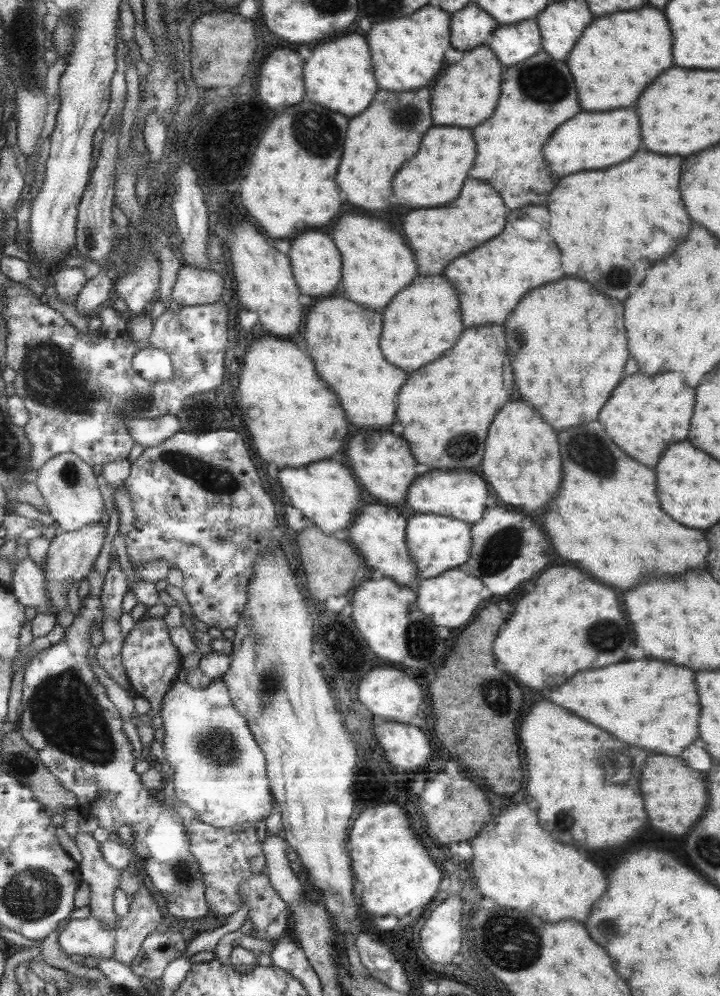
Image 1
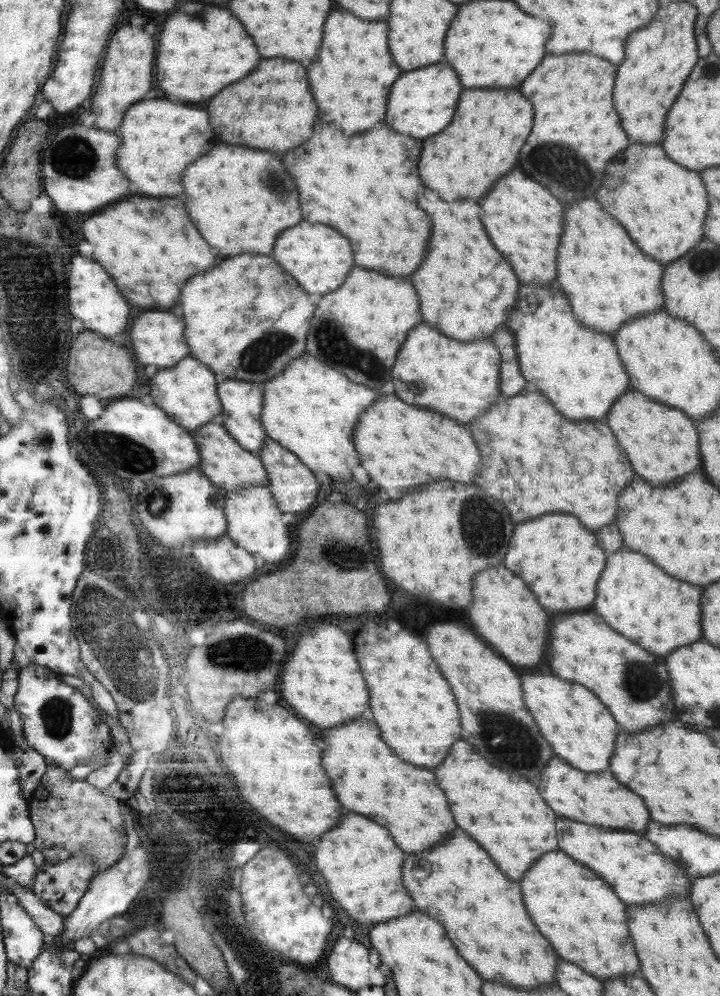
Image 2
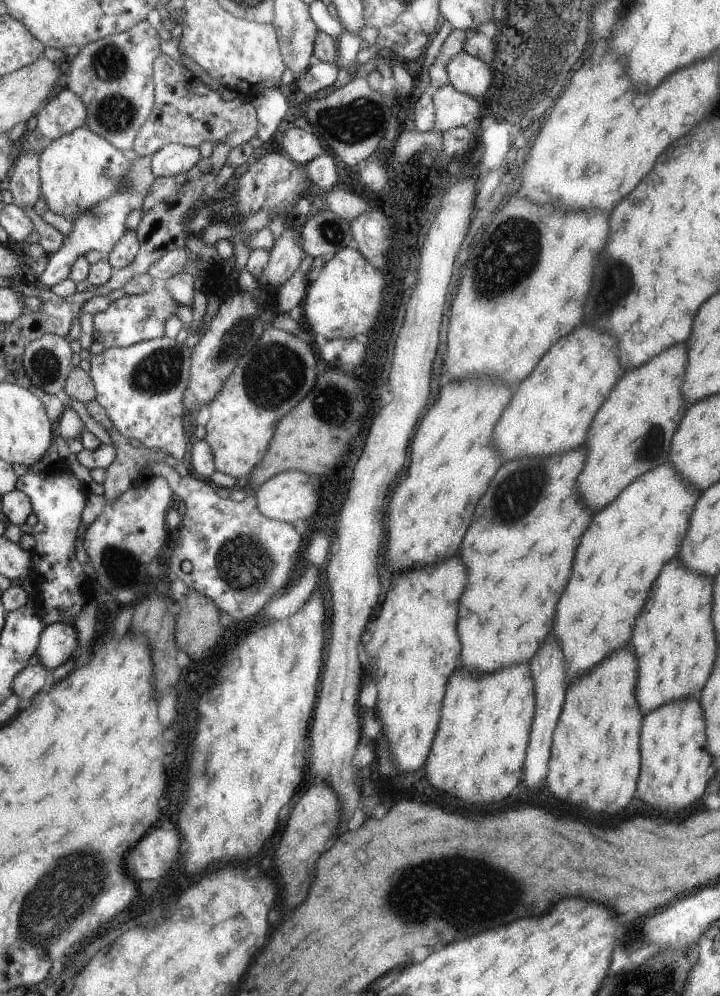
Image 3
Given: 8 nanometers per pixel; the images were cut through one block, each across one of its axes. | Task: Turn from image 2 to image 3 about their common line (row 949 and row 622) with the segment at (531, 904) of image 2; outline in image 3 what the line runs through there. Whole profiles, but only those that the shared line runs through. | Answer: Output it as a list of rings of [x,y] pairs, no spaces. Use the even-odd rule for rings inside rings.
[[[661,464],[625,488],[619,500],[599,510],[595,524],[587,528],[579,556],[575,556],[575,576],[559,600],[559,616],[555,616],[555,632],[551,632],[567,652],[571,682],[629,642],[631,626],[653,580],[661,566],[675,556],[679,540],[690,526],[687,518],[700,494],[693,492],[691,484],[687,488],[685,482],[667,464]]]

